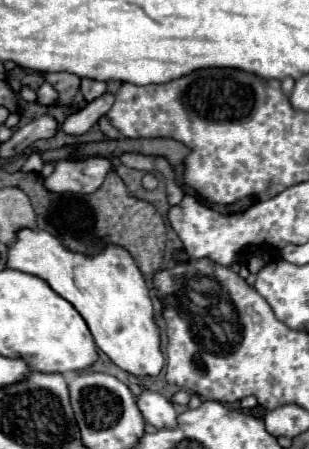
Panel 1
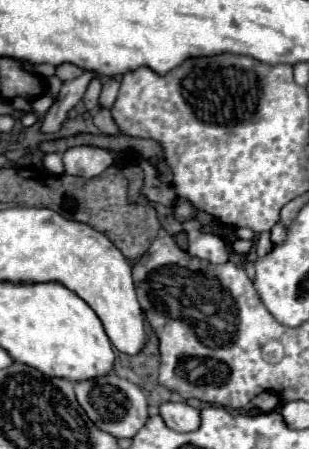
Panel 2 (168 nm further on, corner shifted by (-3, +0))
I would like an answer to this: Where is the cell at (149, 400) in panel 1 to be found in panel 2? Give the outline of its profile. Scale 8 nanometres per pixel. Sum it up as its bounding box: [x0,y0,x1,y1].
[160,402,198,432]

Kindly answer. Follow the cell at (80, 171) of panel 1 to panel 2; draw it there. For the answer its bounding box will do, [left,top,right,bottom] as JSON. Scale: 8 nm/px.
[62,146,114,178]

